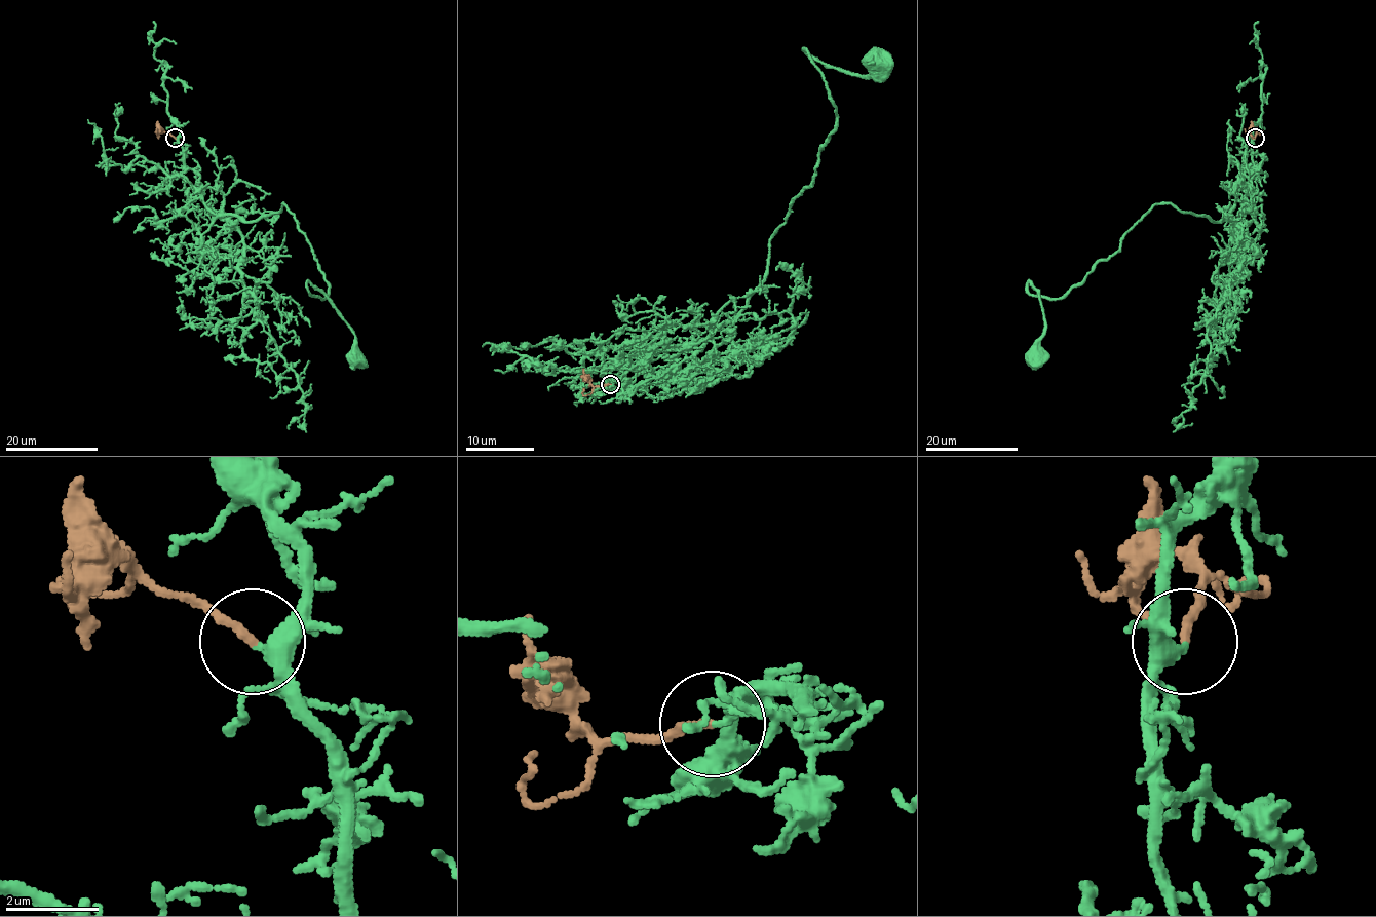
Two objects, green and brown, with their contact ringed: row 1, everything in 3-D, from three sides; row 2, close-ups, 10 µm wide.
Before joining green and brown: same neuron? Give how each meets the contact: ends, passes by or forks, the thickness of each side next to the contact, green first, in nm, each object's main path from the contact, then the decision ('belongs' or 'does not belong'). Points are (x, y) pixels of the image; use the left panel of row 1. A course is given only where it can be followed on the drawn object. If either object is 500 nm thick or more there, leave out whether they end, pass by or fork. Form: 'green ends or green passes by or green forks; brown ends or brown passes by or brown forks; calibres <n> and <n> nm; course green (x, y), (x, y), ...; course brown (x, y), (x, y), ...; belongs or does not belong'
green passes by; brown ends; calibres 300 and 190 nm; course green (175, 138), (217, 215), (294, 215), (329, 282), (325, 298), (307, 289), (349, 327), (353, 355); course brown (175, 138), (160, 129), (157, 134), (156, 128); belongs

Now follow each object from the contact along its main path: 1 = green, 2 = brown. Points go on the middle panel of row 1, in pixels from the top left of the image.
1: (609, 384), (642, 386), (648, 357), (706, 340), (764, 277), (836, 127), (803, 50), (847, 73), (873, 63)
2: (609, 384), (594, 386), (582, 369)

